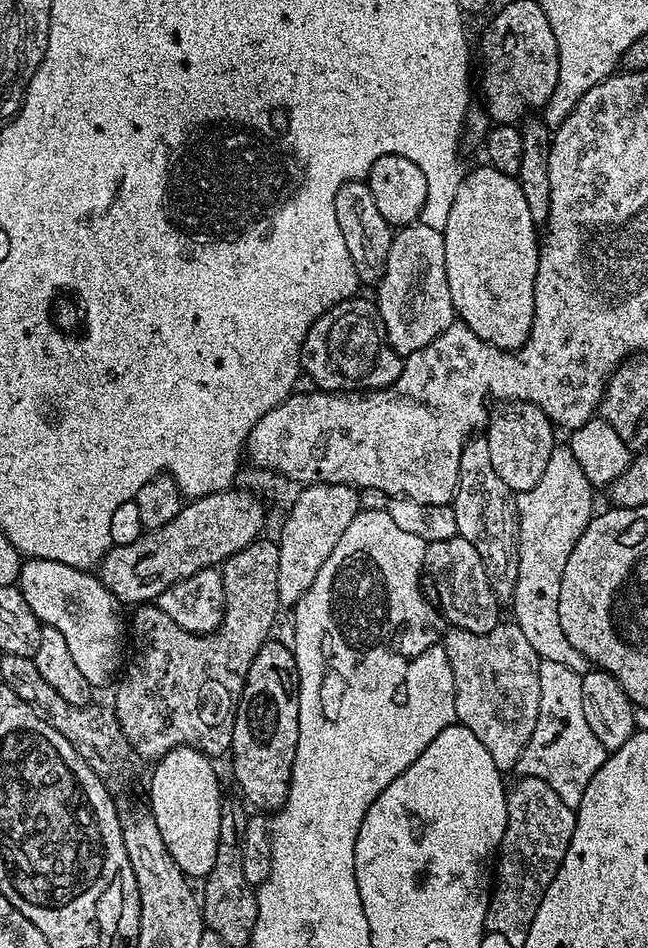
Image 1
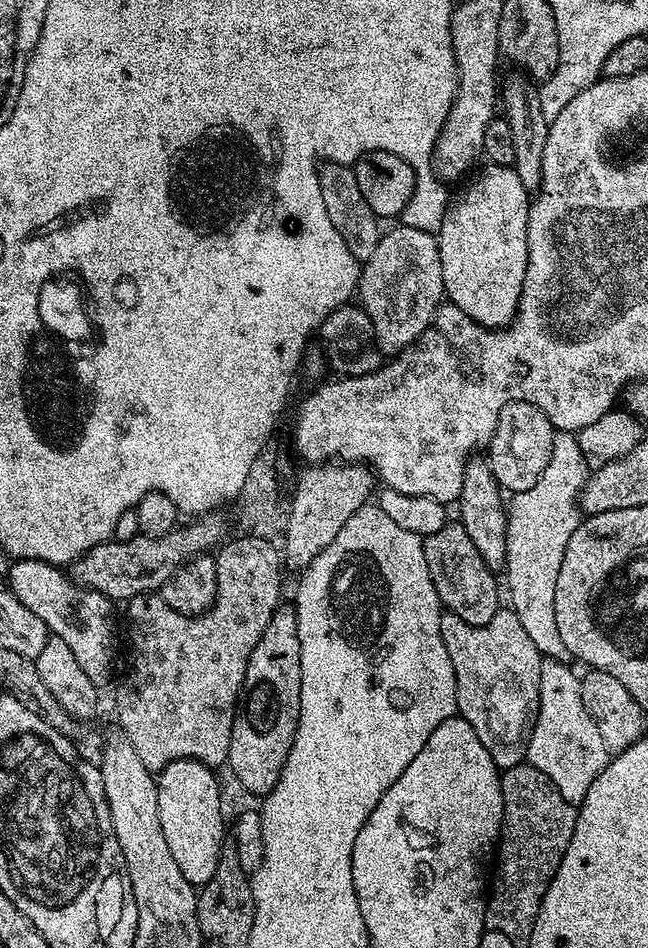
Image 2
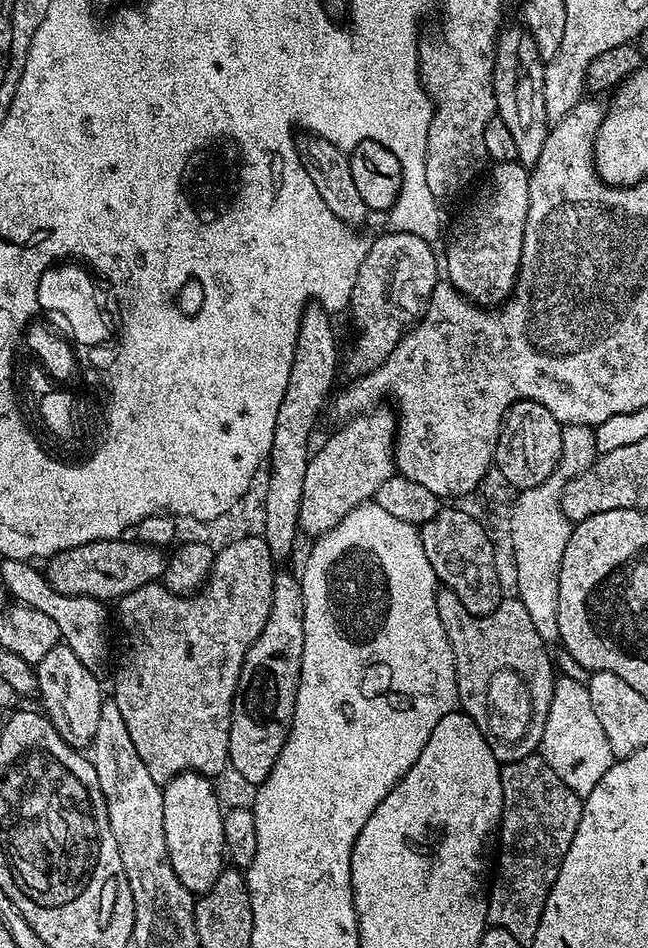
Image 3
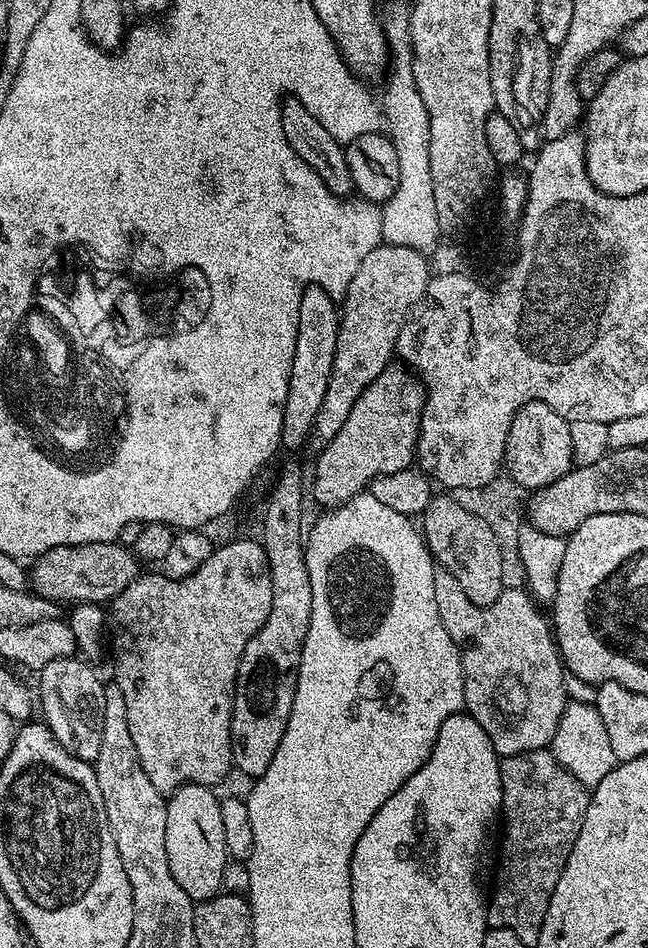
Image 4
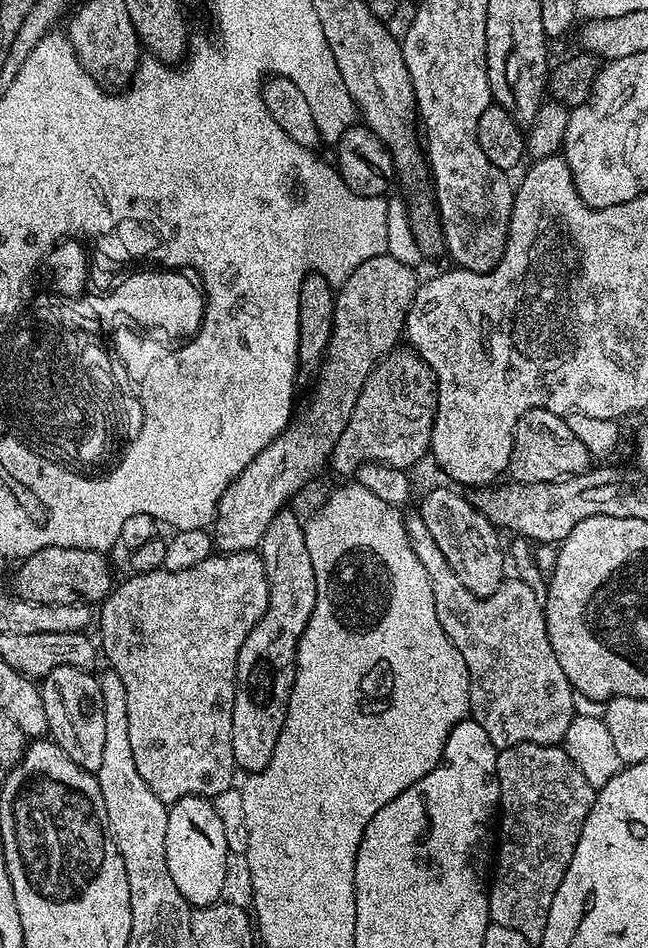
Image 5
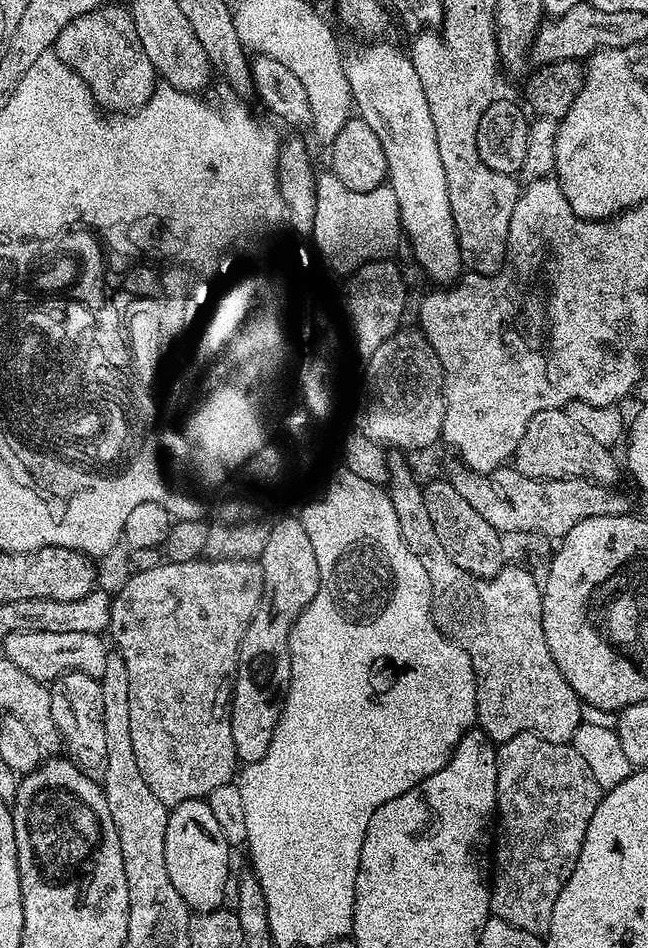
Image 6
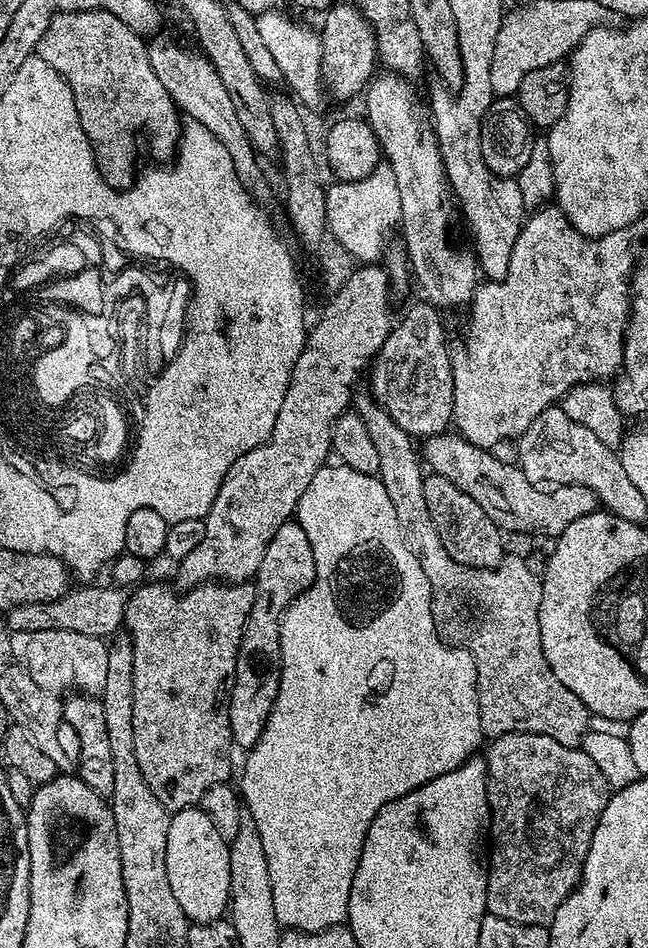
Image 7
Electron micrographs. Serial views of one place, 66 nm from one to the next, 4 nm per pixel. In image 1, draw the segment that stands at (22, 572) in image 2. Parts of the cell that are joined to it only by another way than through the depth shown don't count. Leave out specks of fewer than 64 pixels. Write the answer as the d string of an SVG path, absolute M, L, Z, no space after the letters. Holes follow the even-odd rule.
M28 558L20 565L18 587L22 598L26 598L26 606L34 610L41 625L54 626L66 638L74 663L93 689L100 690L117 679L122 668L120 655L126 652L126 620L120 617L120 601L106 590L99 575L66 566L66 562Z

